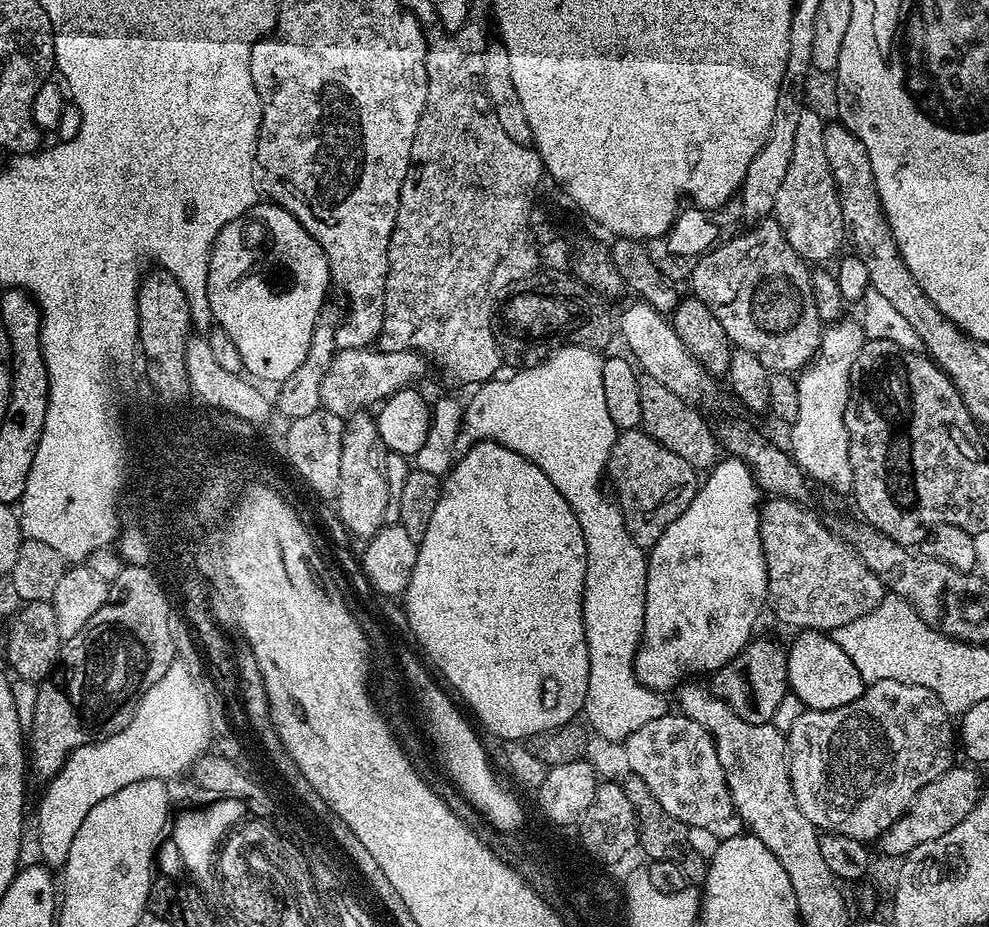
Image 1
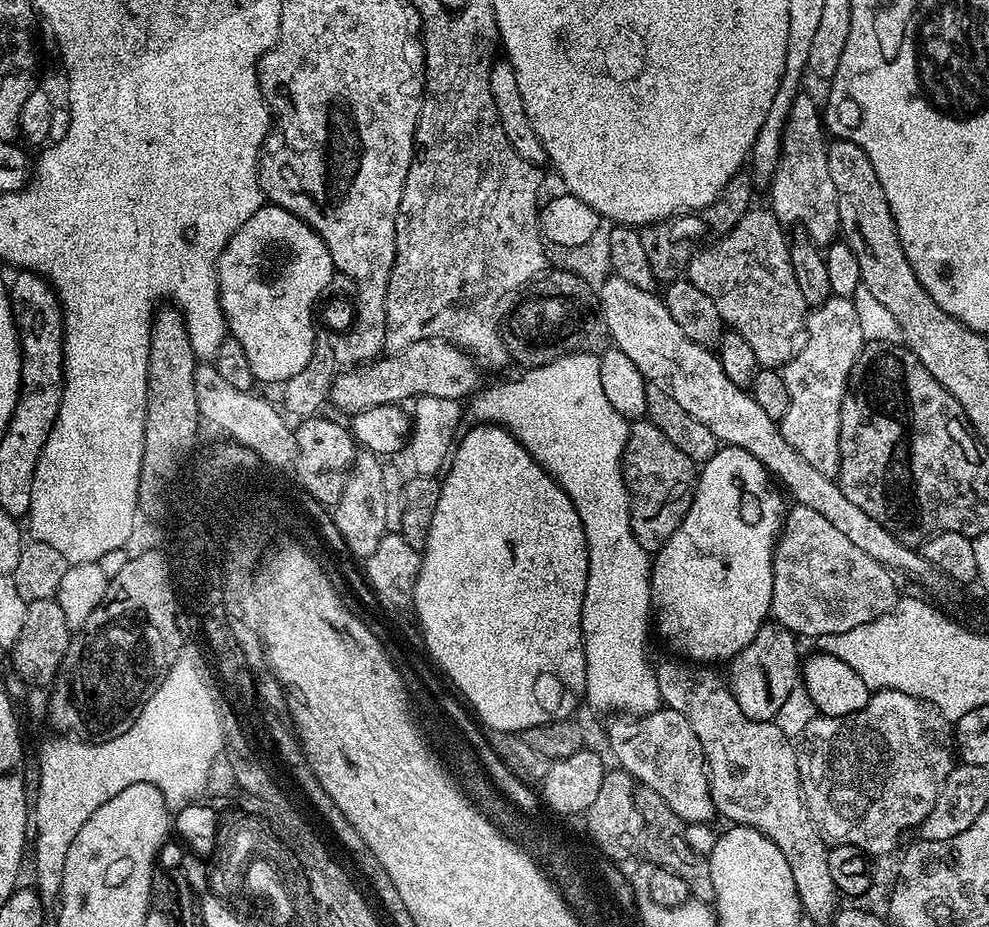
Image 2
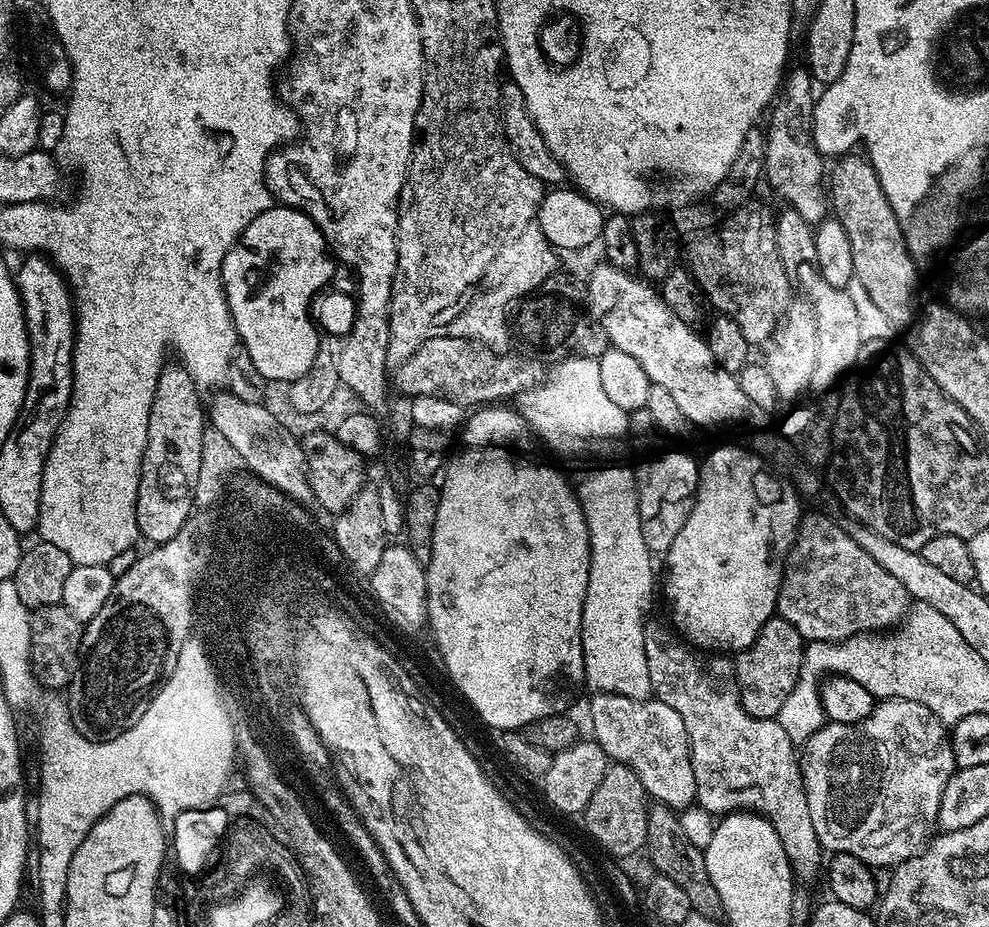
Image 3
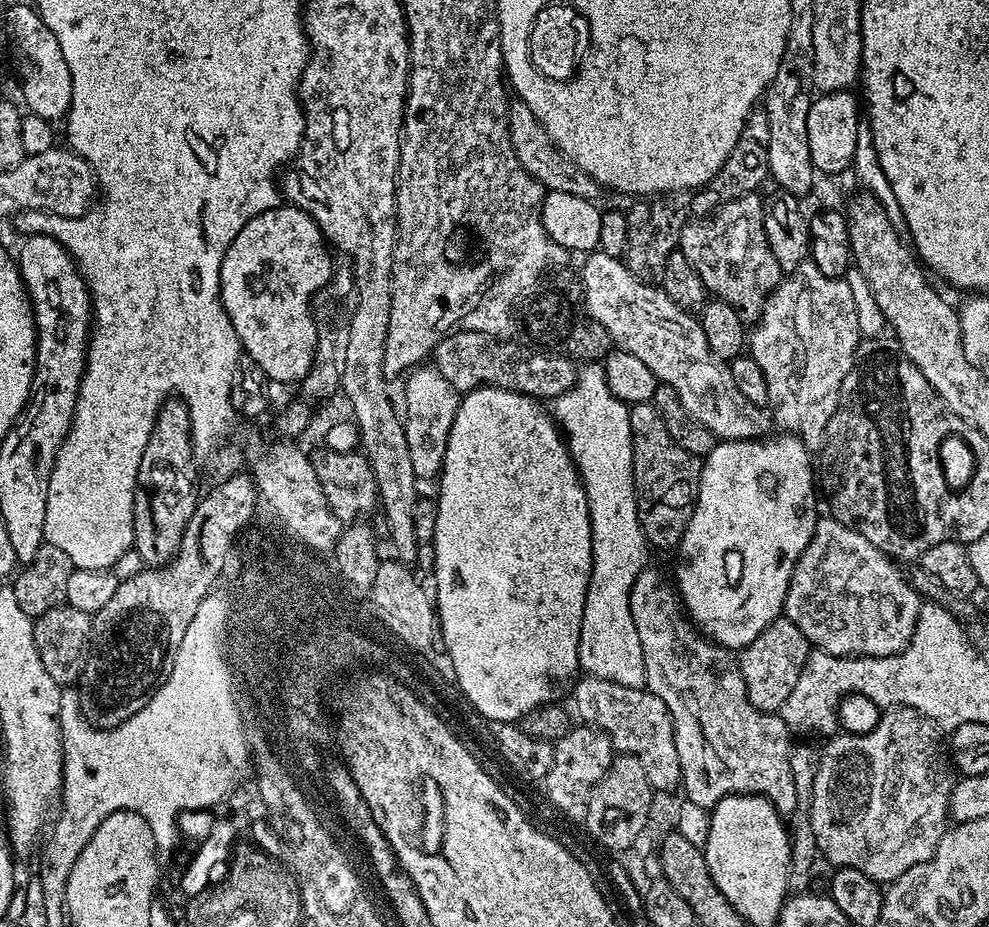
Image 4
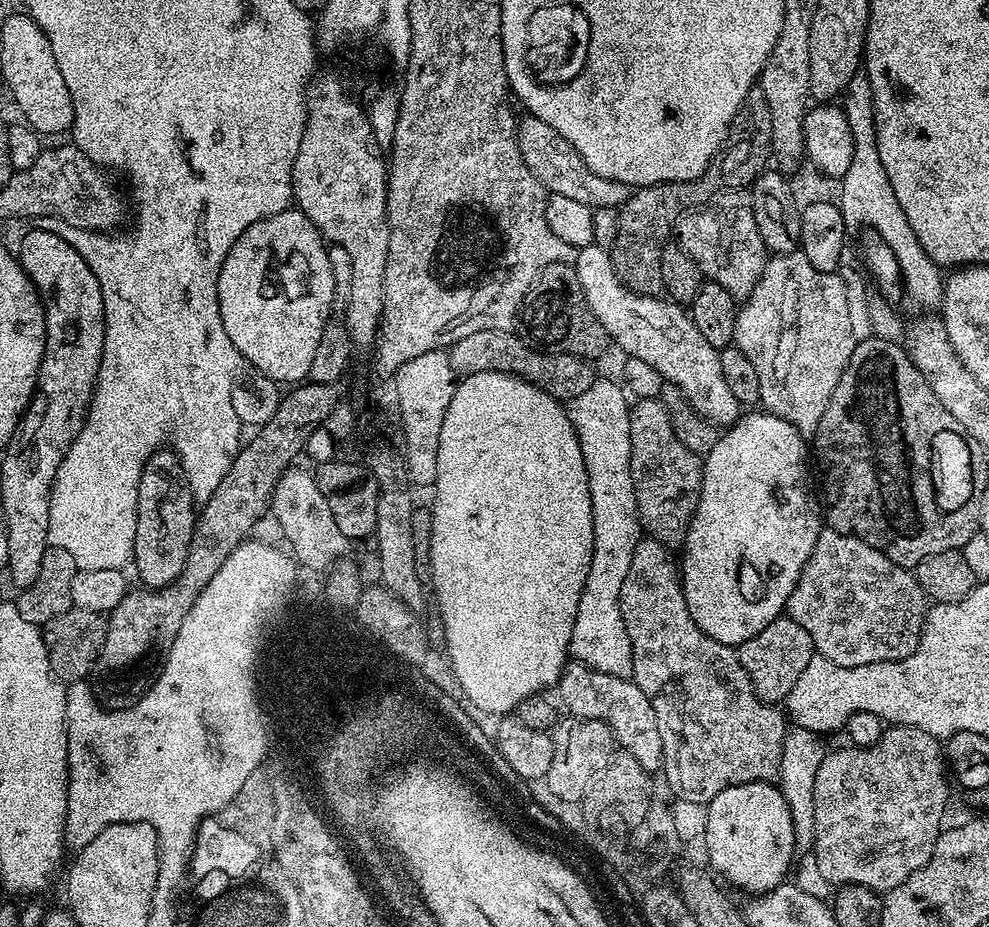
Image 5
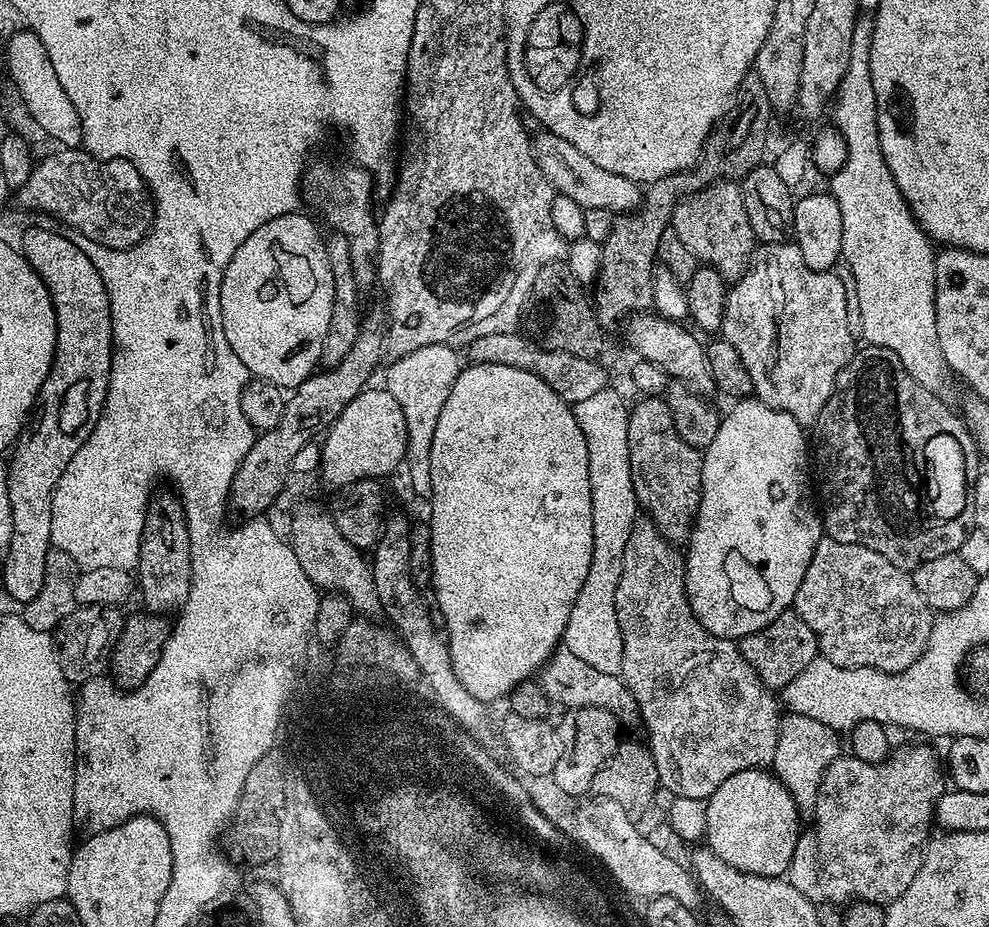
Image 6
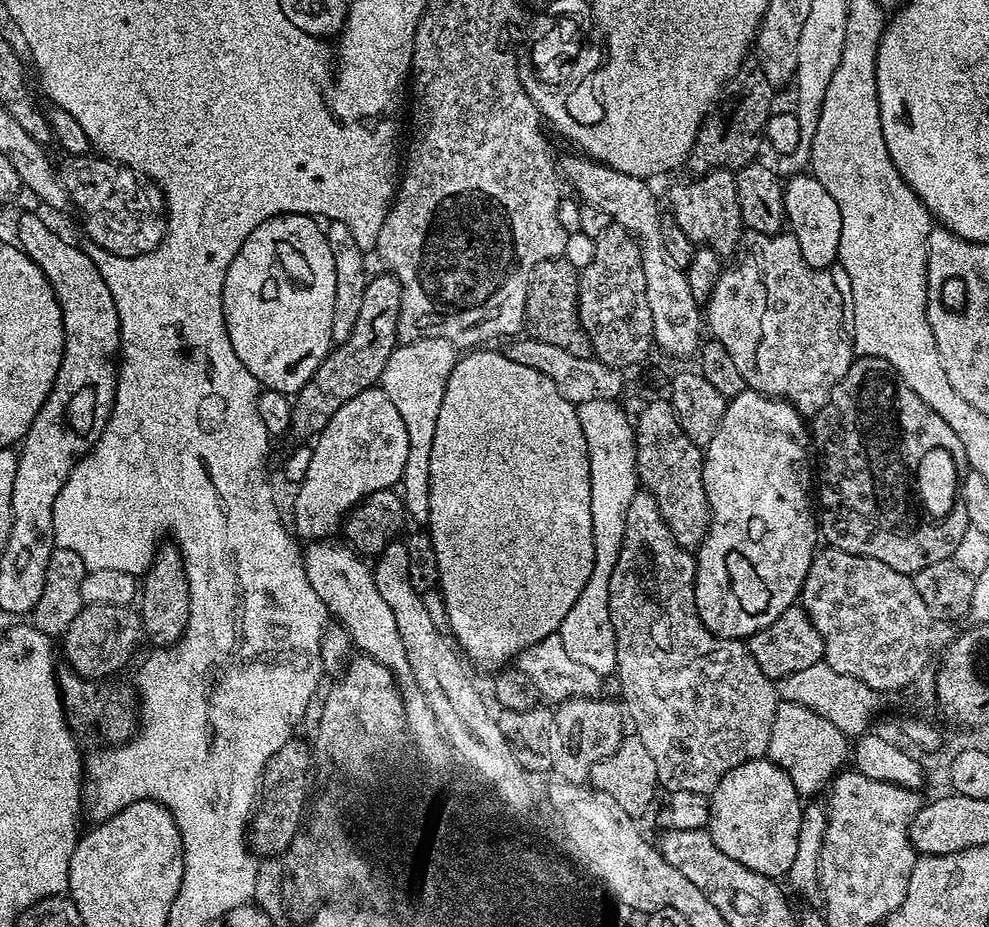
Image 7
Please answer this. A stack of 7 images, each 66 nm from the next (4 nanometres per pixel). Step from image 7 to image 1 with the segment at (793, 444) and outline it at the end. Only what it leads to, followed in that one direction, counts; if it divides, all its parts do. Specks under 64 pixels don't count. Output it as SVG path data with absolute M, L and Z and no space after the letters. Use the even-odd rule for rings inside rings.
M724 458L719 461L703 477L702 483L697 487L694 498L690 506L658 538L658 542L647 553L648 573L646 574L646 614L644 615L644 633L640 639L640 649L636 651L634 658L634 670L636 677L644 683L652 692L668 694L668 691L685 683L689 678L696 678L699 672L708 672L714 674L722 666L728 663L738 655L745 646L753 639L752 631L756 628L756 619L760 616L760 611L765 611L766 601L768 600L768 571L764 561L764 551L760 541L760 509L762 507L762 489L752 477L750 471L740 460L735 458Z

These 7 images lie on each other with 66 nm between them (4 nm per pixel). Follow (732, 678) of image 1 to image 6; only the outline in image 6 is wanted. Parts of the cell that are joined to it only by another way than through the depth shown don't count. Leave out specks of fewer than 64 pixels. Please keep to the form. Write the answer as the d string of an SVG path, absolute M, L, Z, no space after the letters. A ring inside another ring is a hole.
M794 610L778 614L774 622L762 626L762 630L754 630L754 634L739 637L738 647L746 662L750 662L750 666L758 674L764 687L769 690L784 689L818 656L814 630L810 630L810 626L806 626L806 622L802 622L802 618L798 618Z

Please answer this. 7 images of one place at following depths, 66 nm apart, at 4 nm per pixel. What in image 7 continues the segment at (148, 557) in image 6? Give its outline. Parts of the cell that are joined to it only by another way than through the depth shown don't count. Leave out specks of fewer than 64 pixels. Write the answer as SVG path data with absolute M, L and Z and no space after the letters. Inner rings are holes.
M175 543L166 544L157 547L156 557L142 577L144 605L138 608L147 643L149 640L151 647L156 650L165 650L177 644L184 637L190 618L190 582L188 571L184 568L184 554Z

